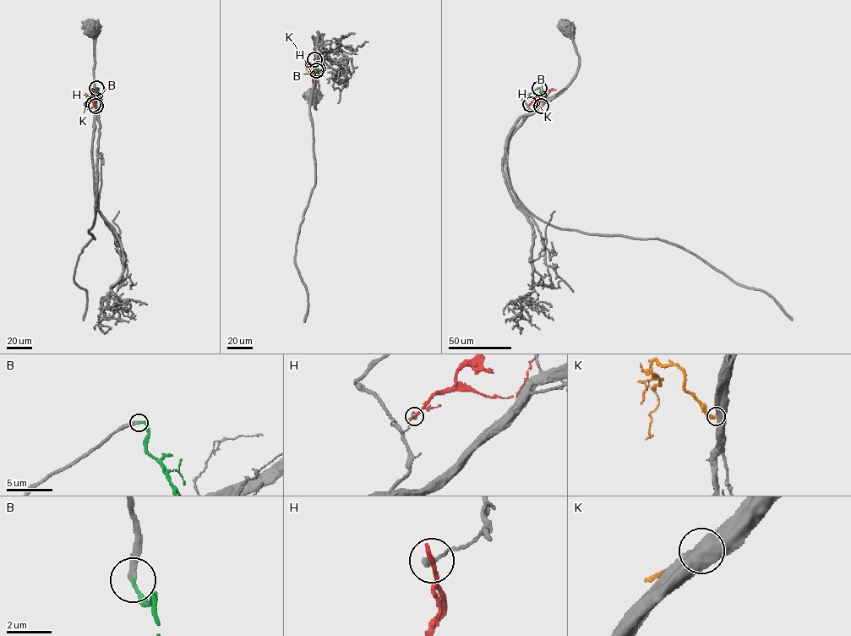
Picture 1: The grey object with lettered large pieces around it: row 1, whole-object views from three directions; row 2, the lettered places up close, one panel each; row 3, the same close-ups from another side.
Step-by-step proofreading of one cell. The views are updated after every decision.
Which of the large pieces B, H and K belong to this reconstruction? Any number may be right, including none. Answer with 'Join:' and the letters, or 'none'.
Join: B

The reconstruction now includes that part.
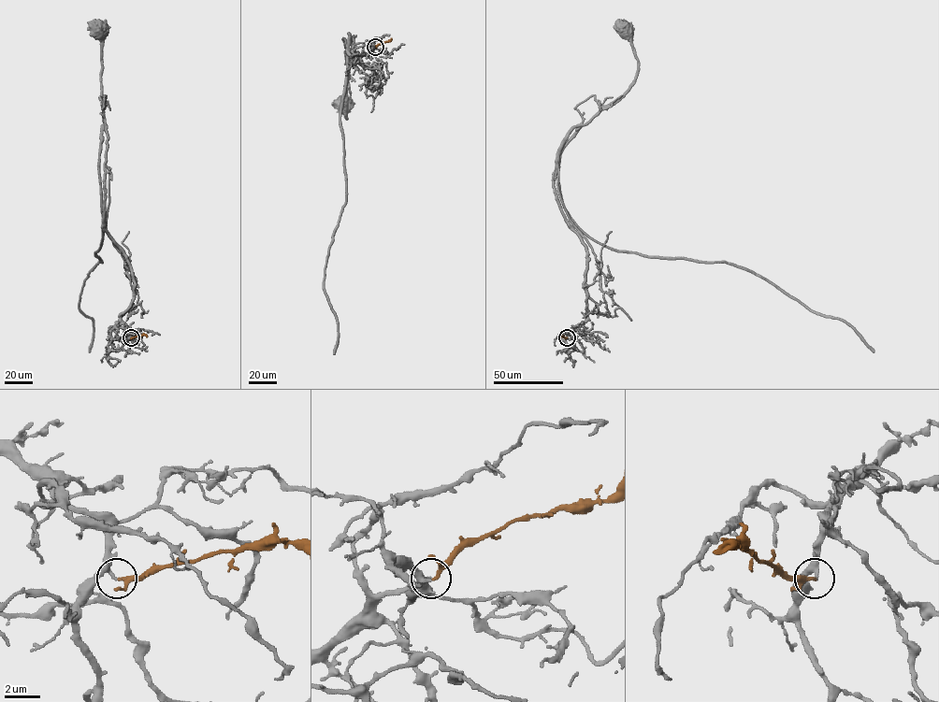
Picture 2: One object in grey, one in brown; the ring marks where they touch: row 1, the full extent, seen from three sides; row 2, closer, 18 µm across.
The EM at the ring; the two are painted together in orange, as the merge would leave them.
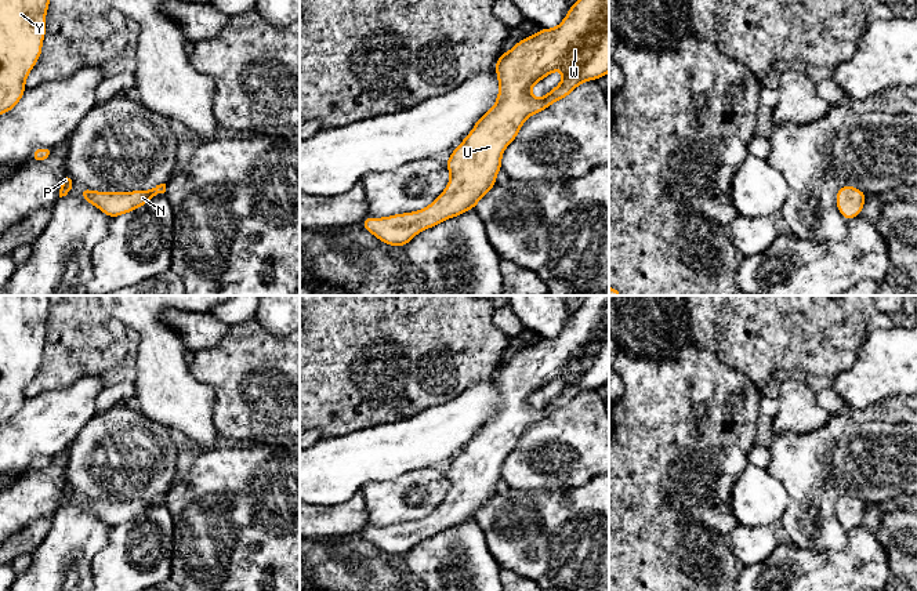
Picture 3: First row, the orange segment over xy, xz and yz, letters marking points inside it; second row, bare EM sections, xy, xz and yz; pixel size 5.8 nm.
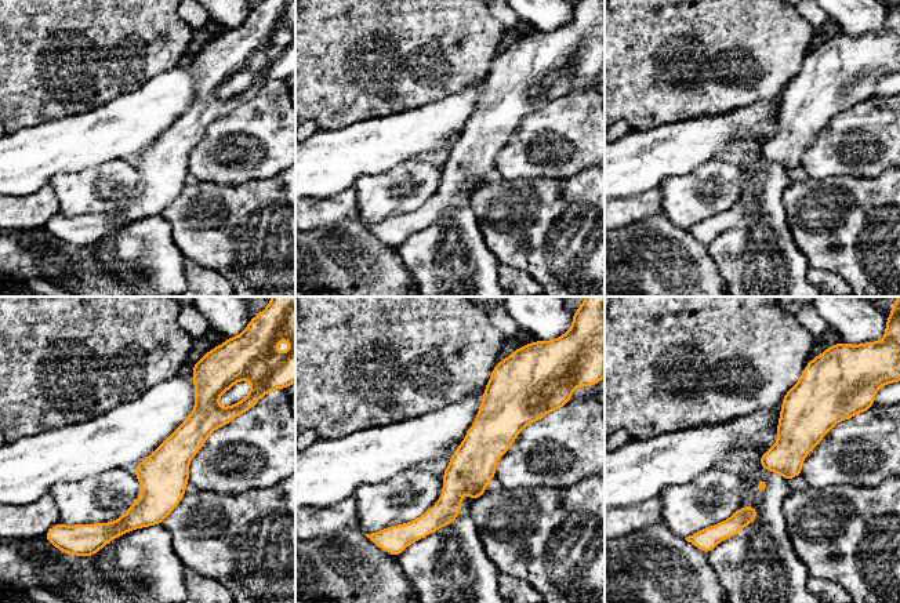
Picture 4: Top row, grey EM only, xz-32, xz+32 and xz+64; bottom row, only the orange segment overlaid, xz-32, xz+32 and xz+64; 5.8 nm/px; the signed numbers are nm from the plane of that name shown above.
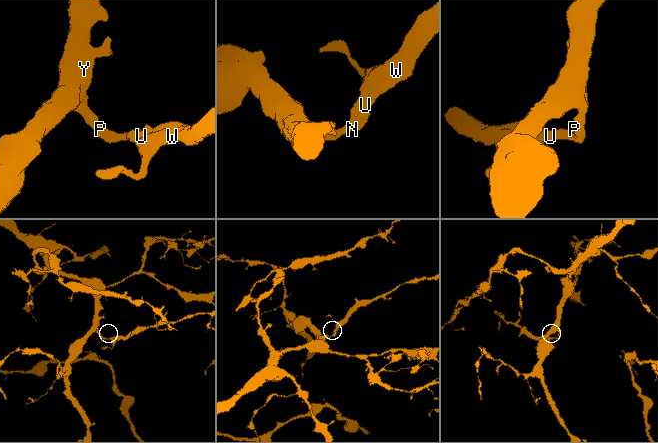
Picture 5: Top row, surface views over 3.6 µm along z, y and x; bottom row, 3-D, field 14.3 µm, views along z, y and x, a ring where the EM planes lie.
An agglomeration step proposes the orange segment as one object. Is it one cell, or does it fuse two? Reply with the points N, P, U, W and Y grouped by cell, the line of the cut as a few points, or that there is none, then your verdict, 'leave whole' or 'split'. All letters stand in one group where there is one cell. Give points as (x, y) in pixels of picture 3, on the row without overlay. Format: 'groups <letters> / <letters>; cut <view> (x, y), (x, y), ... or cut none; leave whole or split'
groups N P U W Y; cut none; leave whole

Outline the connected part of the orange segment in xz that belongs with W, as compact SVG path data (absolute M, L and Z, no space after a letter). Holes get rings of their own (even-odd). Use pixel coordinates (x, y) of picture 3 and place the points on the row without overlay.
M587 296L557 337L540 338L536 344L518 351L508 362L500 365L494 377L500 395L496 414L476 429L472 440L445 472L450 490L438 508L418 521L384 527L366 526L362 530L363 537L383 552L405 556L427 537L475 518L496 494L503 461L515 449L526 428L568 406L583 391L598 389L609 381L609 296ZM554 380L562 380L563 389L543 407L534 407L530 398Z

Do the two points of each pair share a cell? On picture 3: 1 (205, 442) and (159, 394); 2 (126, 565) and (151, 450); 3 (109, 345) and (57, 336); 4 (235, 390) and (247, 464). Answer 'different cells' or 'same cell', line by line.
1: same cell
2: different cells
3: same cell
4: different cells

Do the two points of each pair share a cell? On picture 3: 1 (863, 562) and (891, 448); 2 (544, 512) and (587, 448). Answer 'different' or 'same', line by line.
1: different
2: different

